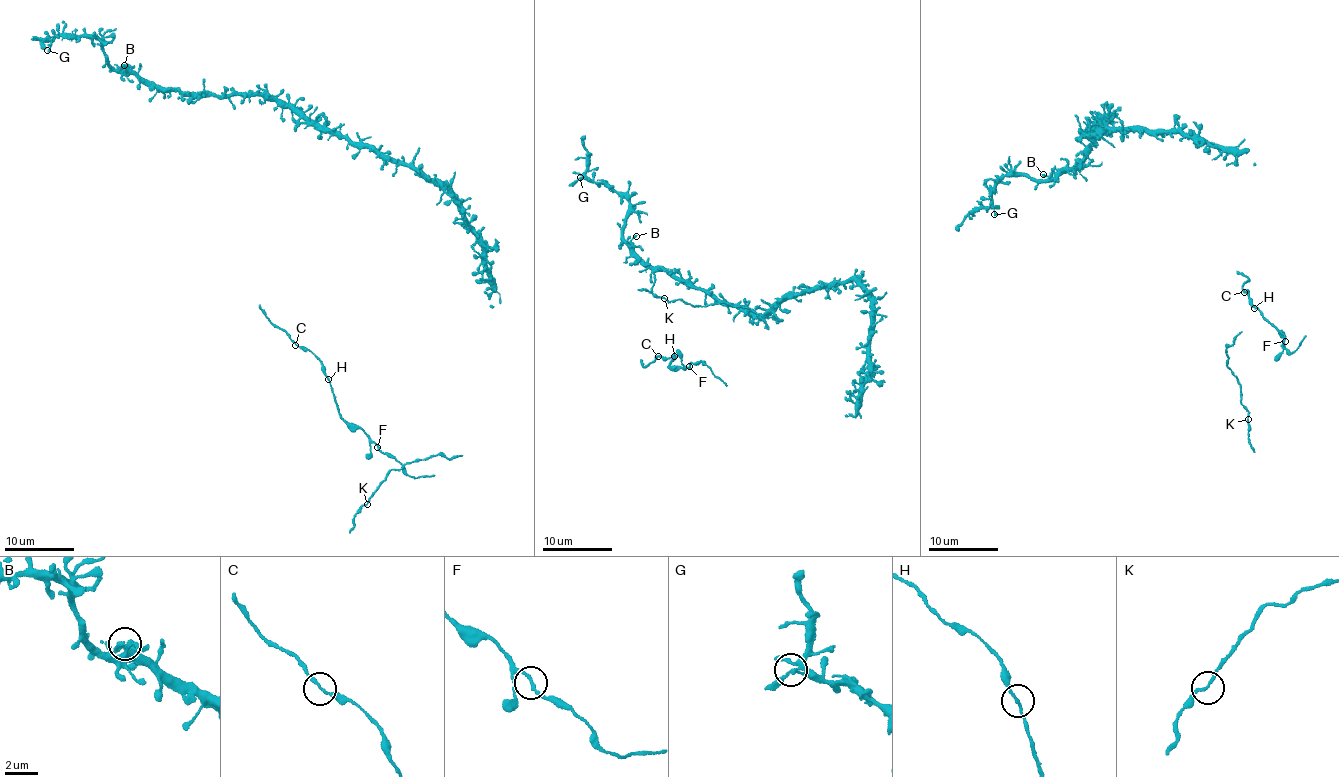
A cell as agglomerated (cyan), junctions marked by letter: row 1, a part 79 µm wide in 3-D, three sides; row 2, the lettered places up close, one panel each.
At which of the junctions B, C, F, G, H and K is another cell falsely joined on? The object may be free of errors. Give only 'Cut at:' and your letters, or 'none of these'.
Cut at: none of these

